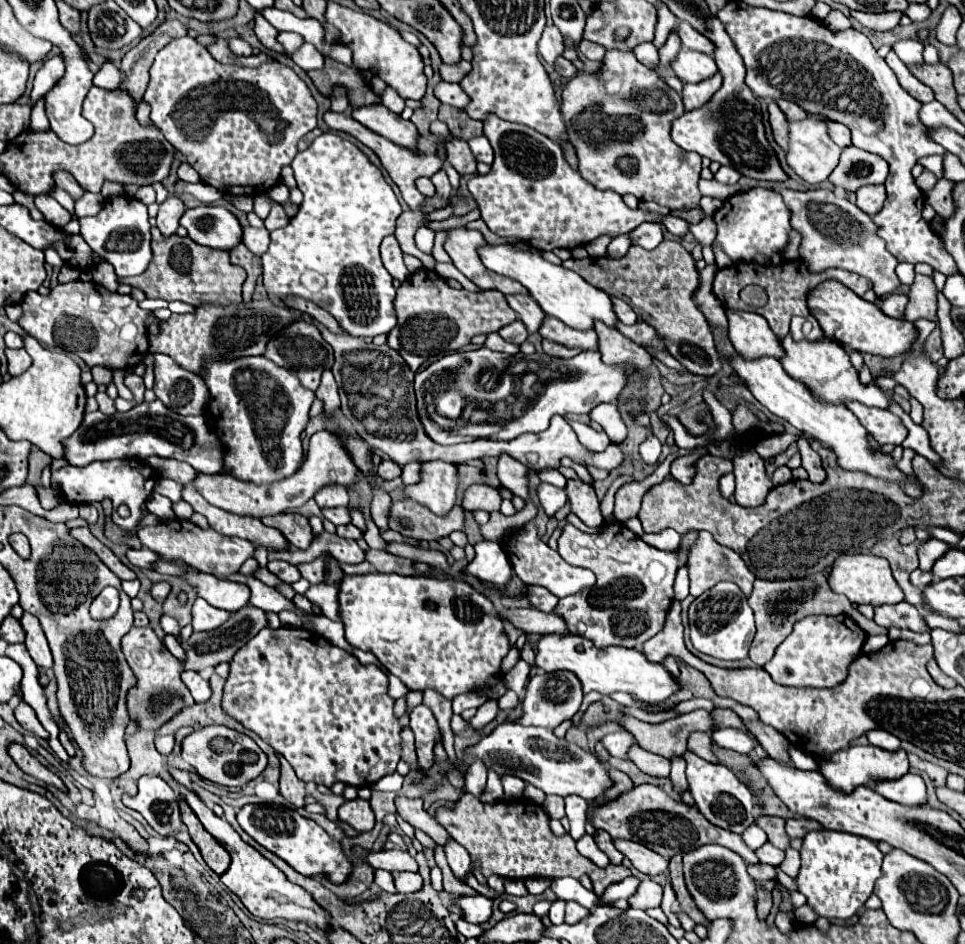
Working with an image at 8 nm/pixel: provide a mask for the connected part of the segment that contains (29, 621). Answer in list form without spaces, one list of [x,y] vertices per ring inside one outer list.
[[[23,614],[21,618],[21,624],[23,624],[23,630],[27,634],[25,638],[25,646],[31,654],[31,658],[35,660],[35,664],[43,670],[47,668],[53,668],[53,658],[51,658],[51,650],[49,650],[49,644],[47,644],[47,638],[41,630],[41,624],[37,622],[37,618],[33,614]]]

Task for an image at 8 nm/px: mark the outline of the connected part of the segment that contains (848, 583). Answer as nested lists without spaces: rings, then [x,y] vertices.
[[[845,554],[837,558],[829,574],[829,586],[833,592],[847,596],[853,604],[881,606],[881,604],[899,604],[905,600],[903,590],[899,588],[899,584],[891,574],[889,562],[885,558],[871,554]]]

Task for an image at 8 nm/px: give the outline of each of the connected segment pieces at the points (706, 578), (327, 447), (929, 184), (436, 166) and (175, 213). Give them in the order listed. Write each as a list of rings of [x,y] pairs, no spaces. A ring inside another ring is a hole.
[[[699,532],[697,540],[693,542],[693,550],[689,550],[687,568],[689,568],[689,582],[691,582],[691,596],[693,596],[693,598],[701,596],[705,590],[713,588],[717,582],[723,582],[723,580],[735,582],[735,584],[743,590],[745,596],[751,594],[755,576],[753,576],[751,570],[745,566],[743,558],[741,558],[735,550],[717,544],[709,532]]]
[[[329,430],[317,432],[311,436],[309,442],[309,452],[307,452],[307,460],[305,464],[297,470],[297,474],[283,478],[283,482],[273,482],[273,486],[257,486],[251,482],[241,482],[239,478],[233,478],[229,474],[199,474],[193,480],[193,486],[205,496],[205,500],[221,510],[233,512],[233,514],[243,514],[243,516],[255,516],[255,518],[263,518],[263,516],[273,516],[277,512],[285,512],[289,508],[297,508],[303,506],[307,500],[311,500],[317,490],[325,488],[325,486],[345,486],[347,490],[353,488],[357,484],[357,476],[355,476],[355,466],[353,462],[349,462],[349,454],[345,452],[341,440],[331,434]]]
[[[924,169],[923,172],[920,174],[920,176],[918,176],[915,179],[915,182],[923,192],[926,192],[931,188],[933,188],[937,180],[938,179],[935,177],[933,173],[931,173],[927,169]]]
[[[327,112],[323,118],[325,118],[325,122],[327,122],[327,126],[329,126],[329,128],[339,130],[339,132],[347,132],[347,134],[351,134],[353,138],[357,138],[359,142],[363,142],[367,148],[371,148],[371,150],[379,156],[379,160],[381,160],[383,168],[389,172],[391,180],[393,180],[393,182],[397,184],[397,188],[401,190],[401,196],[403,196],[403,200],[407,202],[407,206],[409,206],[411,210],[419,210],[419,208],[421,208],[423,194],[419,194],[419,190],[415,188],[415,180],[417,180],[417,178],[421,178],[421,176],[433,176],[435,172],[439,172],[439,170],[443,168],[443,162],[445,162],[445,160],[441,160],[439,144],[441,144],[441,146],[445,146],[447,138],[437,138],[437,136],[433,136],[433,134],[419,136],[419,138],[417,138],[417,148],[415,148],[415,150],[409,150],[409,148],[397,146],[397,144],[393,144],[393,142],[385,140],[383,136],[379,136],[379,134],[371,132],[369,128],[361,126],[357,120],[353,120],[353,118],[351,118],[351,116],[347,116],[347,114]]]
[[[169,196],[157,212],[157,228],[161,230],[161,234],[171,236],[175,234],[175,230],[179,228],[179,218],[185,212],[185,204],[177,198],[177,196]]]

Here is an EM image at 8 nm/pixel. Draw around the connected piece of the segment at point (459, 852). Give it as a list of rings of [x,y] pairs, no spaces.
[[[449,840],[449,844],[443,846],[443,850],[447,854],[447,862],[449,862],[453,874],[461,882],[467,882],[467,876],[471,872],[471,856],[469,856],[469,852],[461,844],[457,844],[455,840]]]

